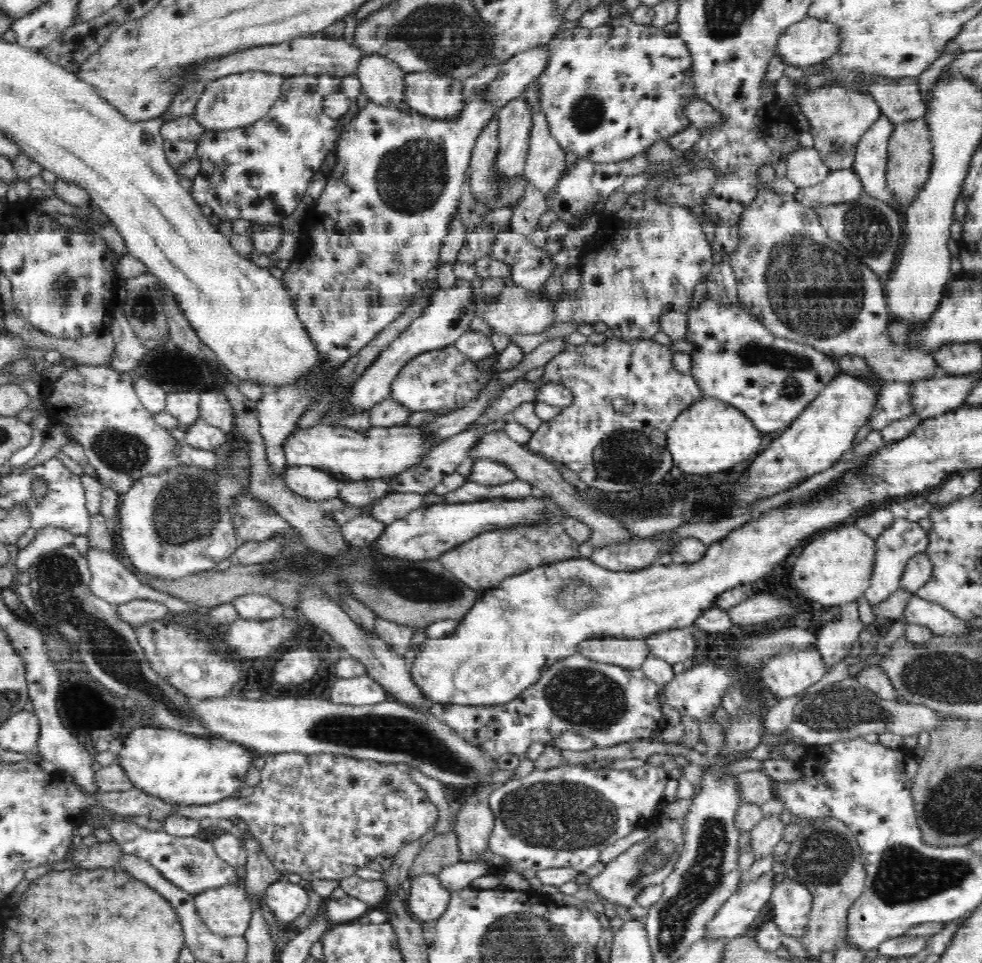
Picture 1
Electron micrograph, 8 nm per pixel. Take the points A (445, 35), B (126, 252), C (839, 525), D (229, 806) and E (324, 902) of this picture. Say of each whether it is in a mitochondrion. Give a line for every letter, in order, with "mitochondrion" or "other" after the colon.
A: mitochondrion
B: other
C: other
D: other
E: other

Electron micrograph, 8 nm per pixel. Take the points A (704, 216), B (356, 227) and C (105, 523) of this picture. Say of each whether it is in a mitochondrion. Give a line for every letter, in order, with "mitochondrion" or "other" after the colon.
A: other
B: other
C: other

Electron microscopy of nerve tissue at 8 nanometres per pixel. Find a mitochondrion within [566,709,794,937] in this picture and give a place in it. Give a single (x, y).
(653, 861)

